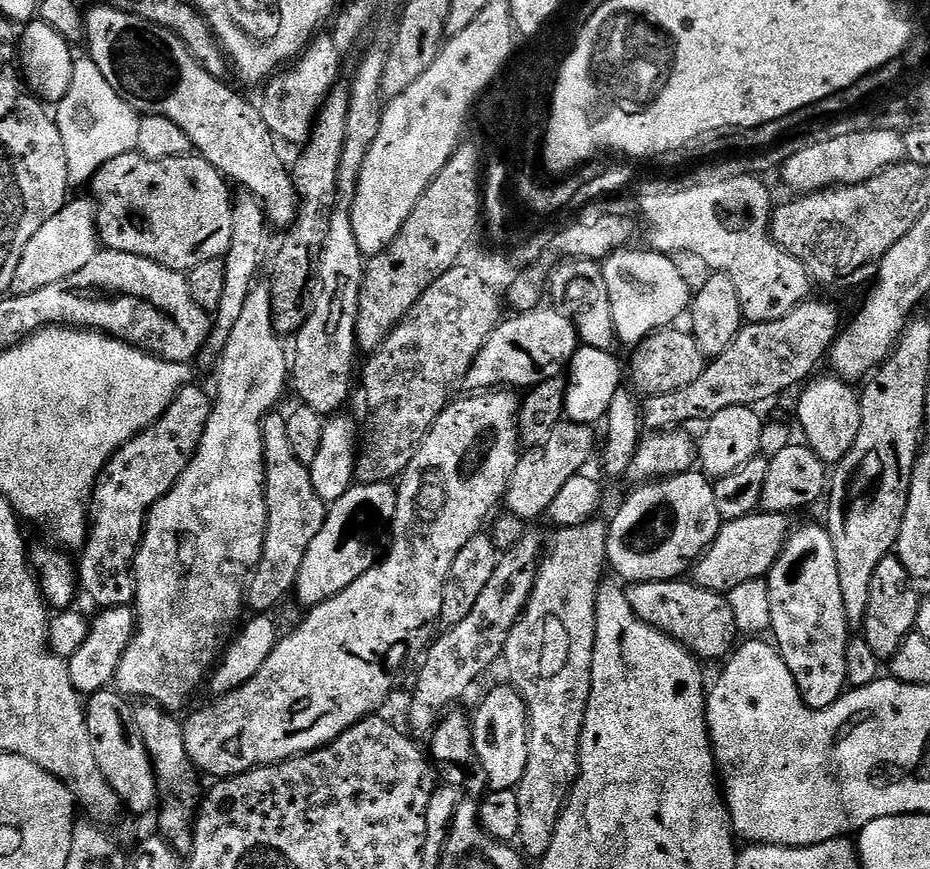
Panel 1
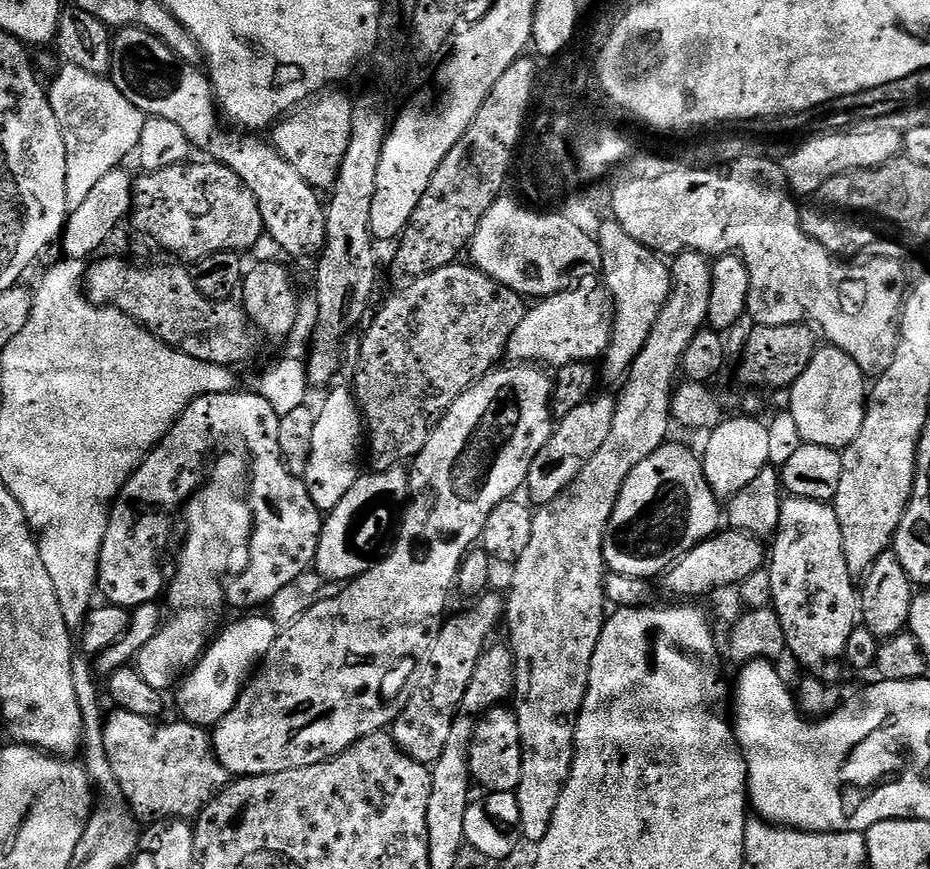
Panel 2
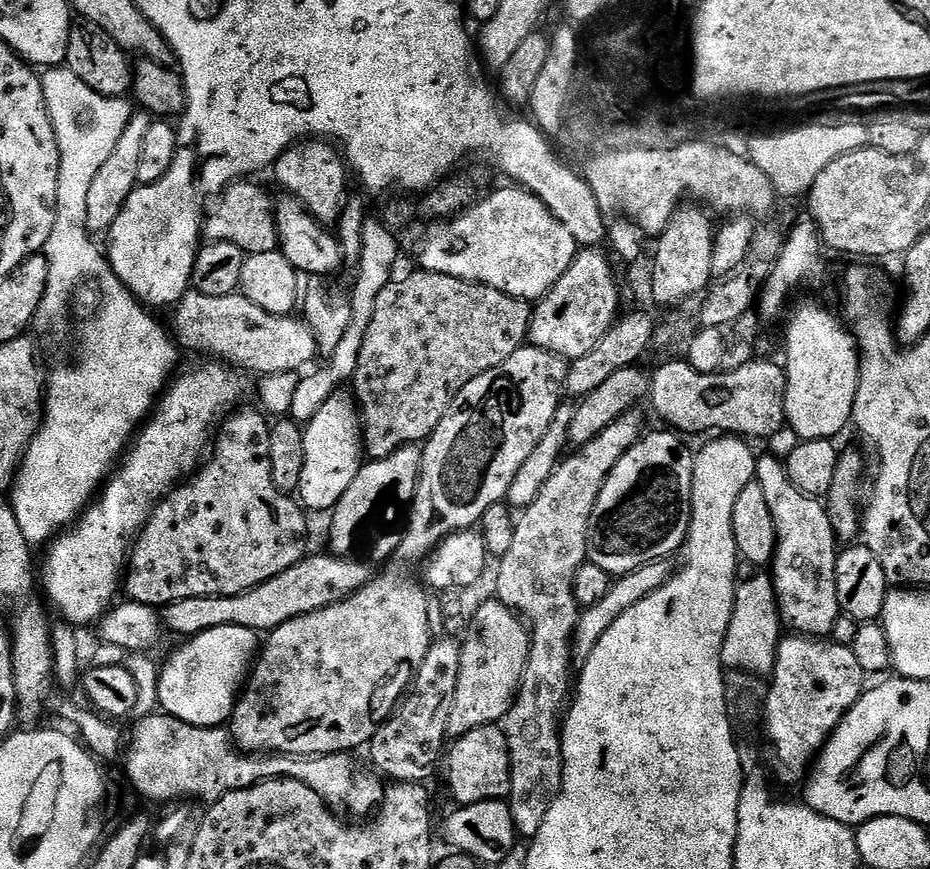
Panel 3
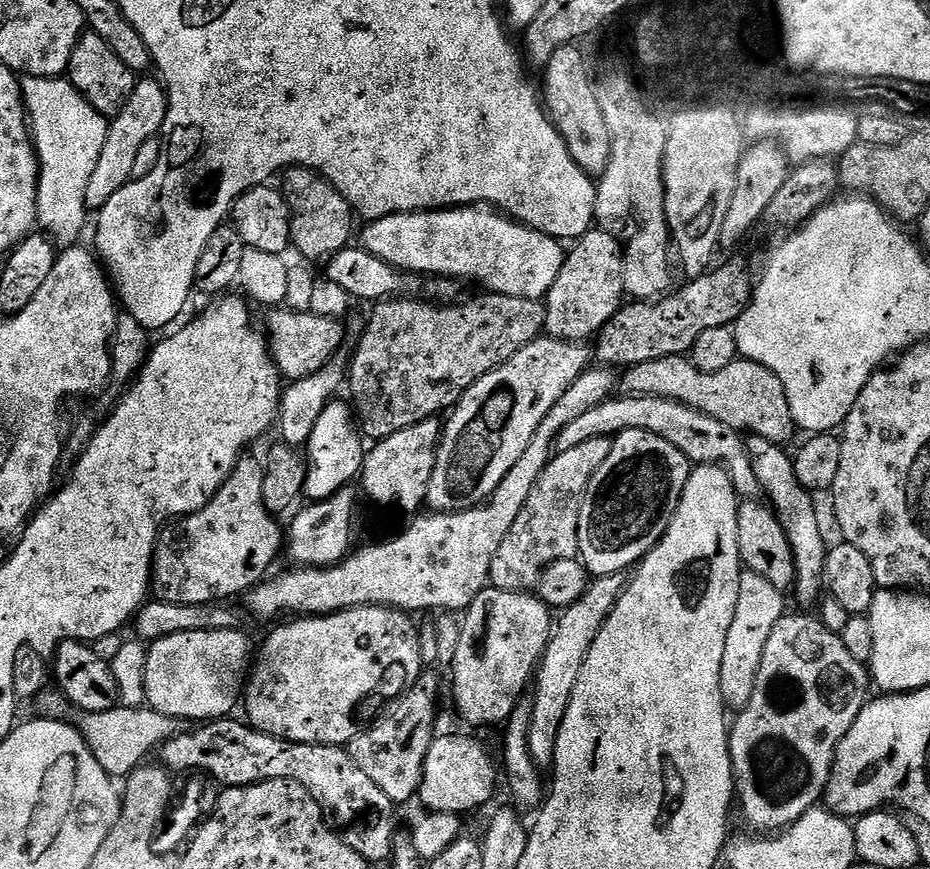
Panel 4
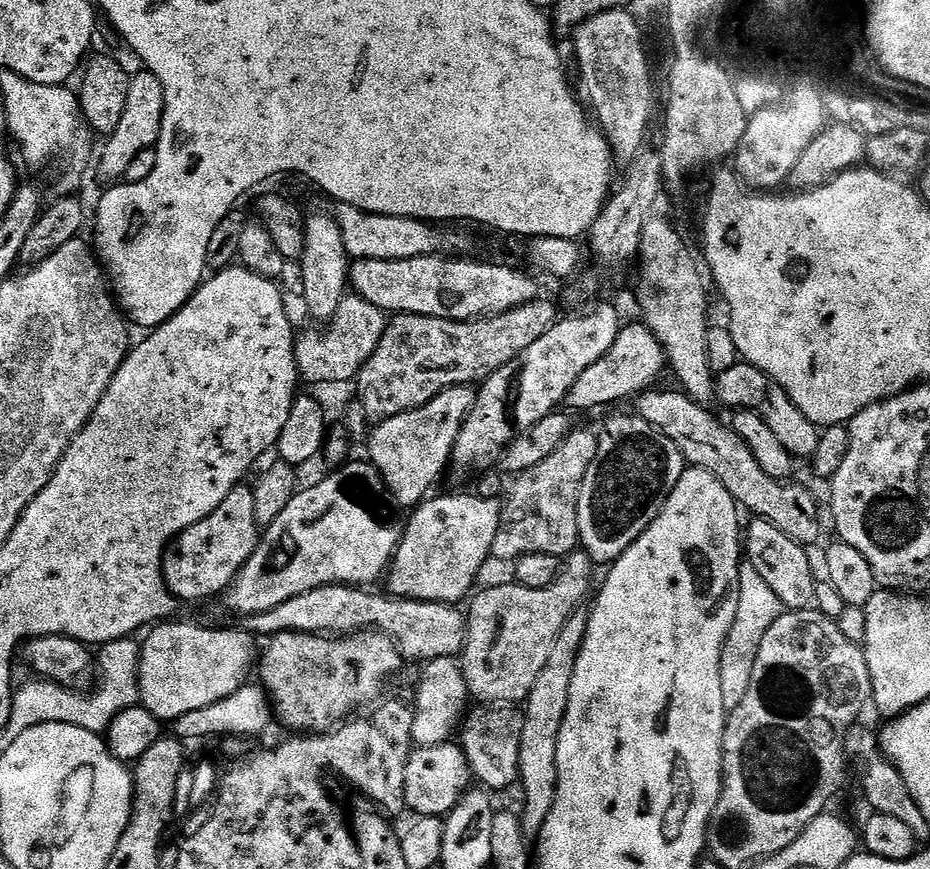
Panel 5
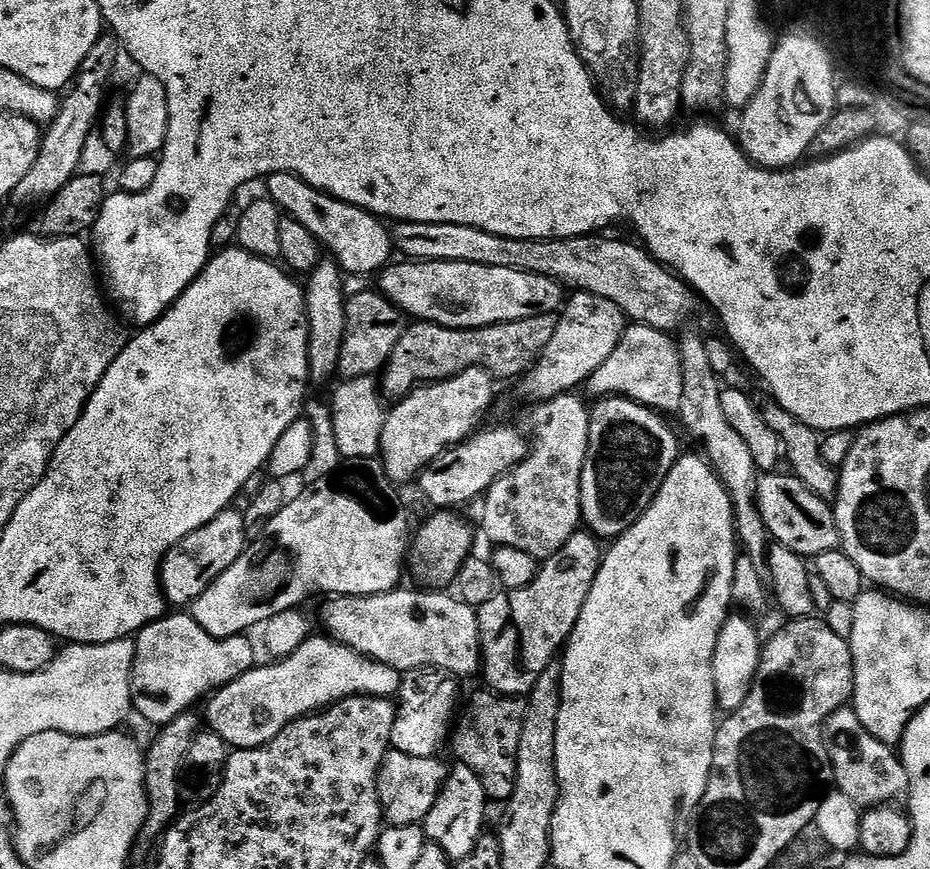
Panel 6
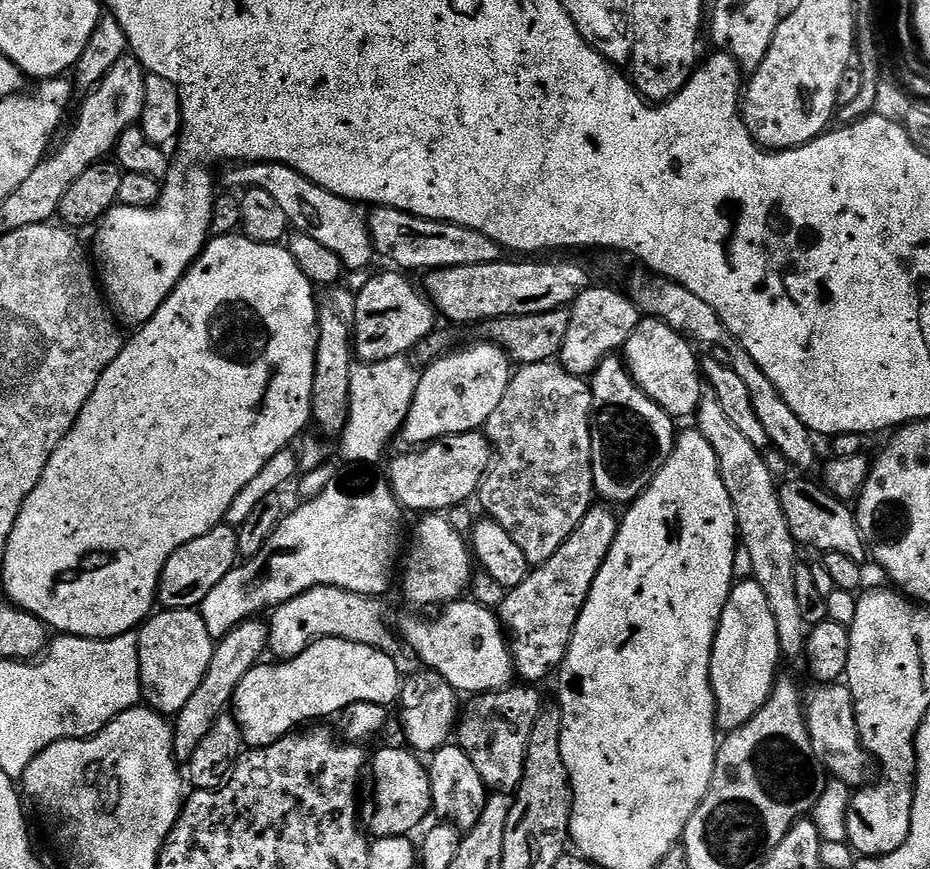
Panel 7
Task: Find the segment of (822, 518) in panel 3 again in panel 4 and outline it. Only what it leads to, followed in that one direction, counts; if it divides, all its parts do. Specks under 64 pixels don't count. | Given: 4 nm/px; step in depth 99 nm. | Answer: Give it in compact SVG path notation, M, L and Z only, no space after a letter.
M749 435L748 457L750 466L754 466L754 478L758 478L761 493L766 497L777 516L780 517L782 530L786 530L786 538L794 554L794 570L796 582L794 593L800 604L812 604L820 595L825 595L826 581L824 567L828 561L829 541L824 541L824 528L820 525L820 516L816 513L813 493L807 492L798 482L798 474L794 474L794 459L787 447L770 442L761 436Z

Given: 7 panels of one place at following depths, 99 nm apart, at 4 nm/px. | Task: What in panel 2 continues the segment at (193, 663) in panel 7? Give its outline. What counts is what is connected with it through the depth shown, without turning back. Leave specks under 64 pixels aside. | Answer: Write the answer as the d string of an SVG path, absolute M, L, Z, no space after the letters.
M248 614L245 620L232 624L221 631L209 644L200 661L184 677L179 685L180 712L185 721L197 726L215 726L234 705L243 692L245 684L253 675L254 669L268 655L274 646L278 627L264 614Z

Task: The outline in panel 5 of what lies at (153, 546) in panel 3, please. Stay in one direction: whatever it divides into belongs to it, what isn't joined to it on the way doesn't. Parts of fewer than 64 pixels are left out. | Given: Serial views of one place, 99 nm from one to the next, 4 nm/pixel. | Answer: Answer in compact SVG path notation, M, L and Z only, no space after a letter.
M238 486L226 494L222 506L214 510L202 522L179 532L176 539L164 551L164 587L177 601L204 600L207 596L227 593L232 579L242 570L242 566L254 554L262 540L261 525L254 518L254 498L252 488Z

